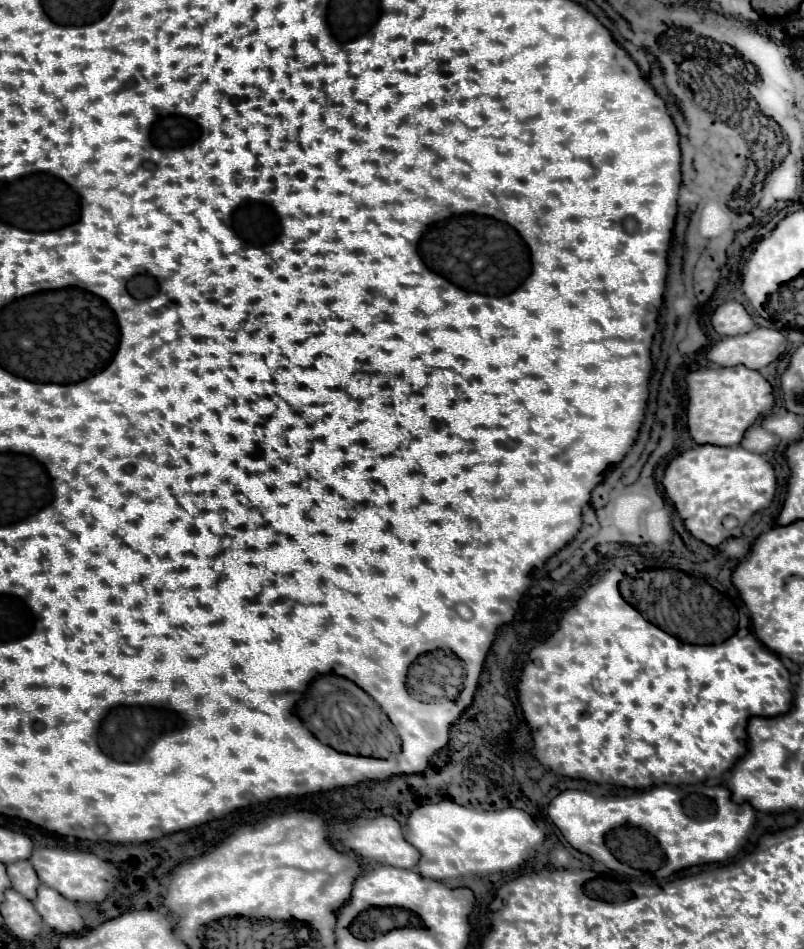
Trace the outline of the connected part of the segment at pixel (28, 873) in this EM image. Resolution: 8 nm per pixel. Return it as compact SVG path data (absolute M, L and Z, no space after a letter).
M16 861L12 865L8 865L8 875L12 881L12 887L22 893L24 897L28 897L30 901L36 899L36 891L40 885L40 879L32 867L30 861Z

